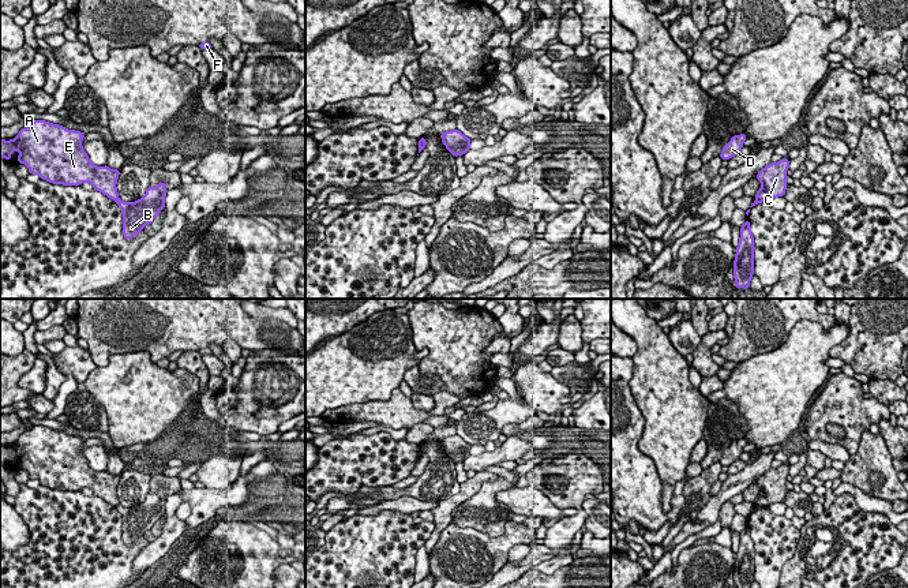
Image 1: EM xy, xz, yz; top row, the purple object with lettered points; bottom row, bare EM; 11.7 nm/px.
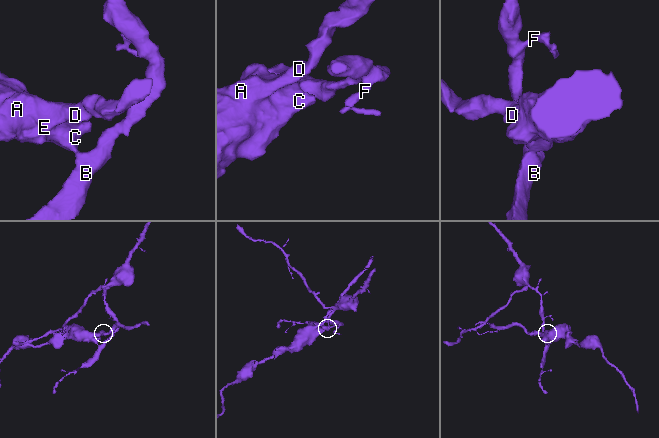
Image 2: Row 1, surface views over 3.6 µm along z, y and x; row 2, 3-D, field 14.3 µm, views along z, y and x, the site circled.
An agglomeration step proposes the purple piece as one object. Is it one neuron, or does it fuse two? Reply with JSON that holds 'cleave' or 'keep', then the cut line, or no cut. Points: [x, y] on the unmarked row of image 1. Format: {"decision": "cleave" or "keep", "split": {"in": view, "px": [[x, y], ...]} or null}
{"decision": "cleave", "split": {"in": "yz", "px": [[755, 504], [764, 506]]}}

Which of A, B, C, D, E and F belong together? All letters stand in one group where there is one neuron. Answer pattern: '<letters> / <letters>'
A C D E / B F

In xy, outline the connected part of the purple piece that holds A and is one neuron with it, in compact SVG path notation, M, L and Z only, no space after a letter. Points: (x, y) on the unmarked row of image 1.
M33 426L14 445L0 445L0 464L11 467L11 460L18 456L18 468L25 469L29 479L63 491L87 487L94 495L117 506L120 475L94 471L80 449L85 441L64 431Z

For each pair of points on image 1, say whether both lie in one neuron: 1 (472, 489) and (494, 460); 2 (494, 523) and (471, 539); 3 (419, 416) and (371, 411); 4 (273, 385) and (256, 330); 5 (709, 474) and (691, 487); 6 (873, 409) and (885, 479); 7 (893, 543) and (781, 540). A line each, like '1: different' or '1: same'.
1: different
2: different
3: same
4: different
5: same
6: different
7: different

